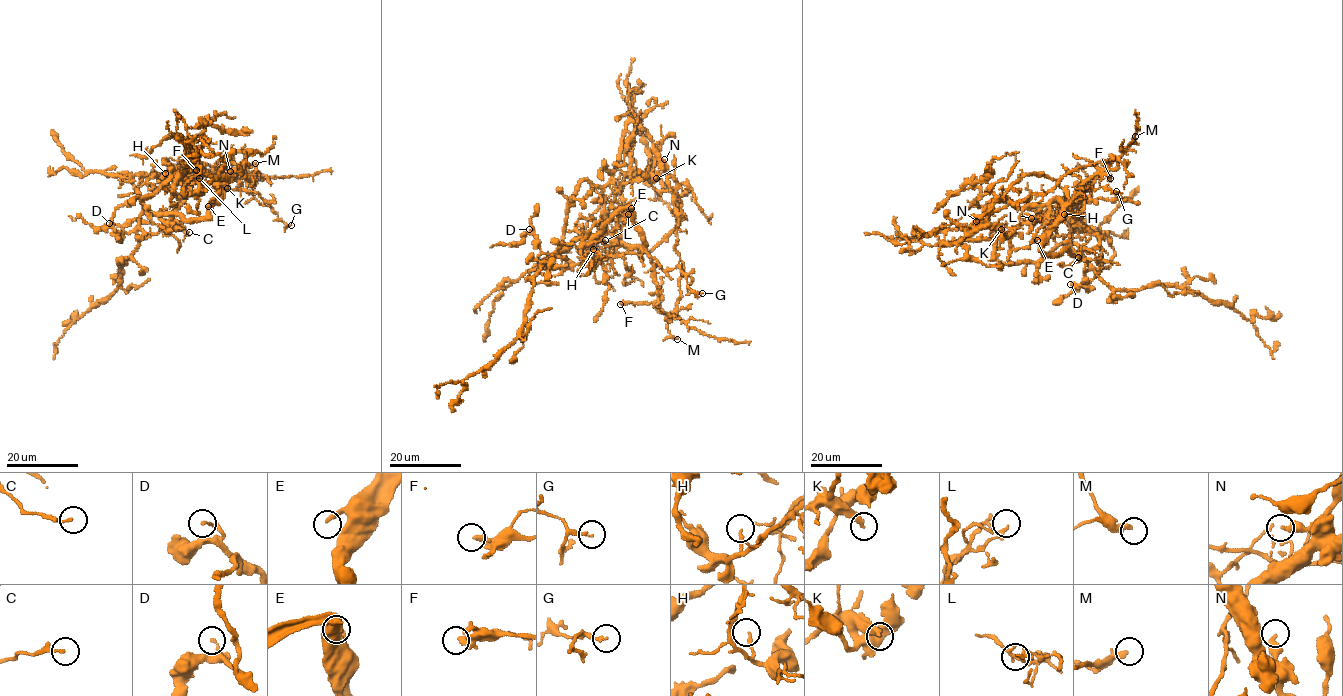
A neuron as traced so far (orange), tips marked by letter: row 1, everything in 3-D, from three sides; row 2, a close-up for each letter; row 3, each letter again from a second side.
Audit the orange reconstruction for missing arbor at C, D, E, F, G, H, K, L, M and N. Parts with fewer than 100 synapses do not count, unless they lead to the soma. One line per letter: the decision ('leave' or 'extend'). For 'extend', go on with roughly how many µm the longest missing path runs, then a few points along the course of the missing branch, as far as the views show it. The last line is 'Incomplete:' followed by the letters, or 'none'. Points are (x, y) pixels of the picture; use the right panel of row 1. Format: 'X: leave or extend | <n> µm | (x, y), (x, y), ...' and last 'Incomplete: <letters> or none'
C: leave
D: leave
E: extend | 170 µm
F: leave
G: leave
H: leave
K: leave
L: leave
M: leave
N: leave
Incomplete: E

